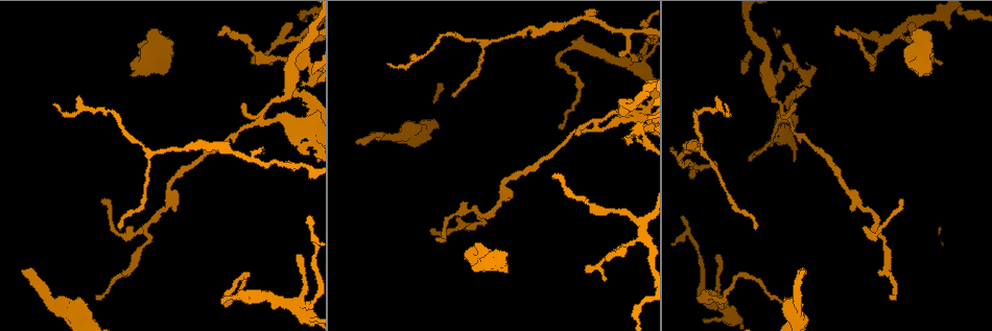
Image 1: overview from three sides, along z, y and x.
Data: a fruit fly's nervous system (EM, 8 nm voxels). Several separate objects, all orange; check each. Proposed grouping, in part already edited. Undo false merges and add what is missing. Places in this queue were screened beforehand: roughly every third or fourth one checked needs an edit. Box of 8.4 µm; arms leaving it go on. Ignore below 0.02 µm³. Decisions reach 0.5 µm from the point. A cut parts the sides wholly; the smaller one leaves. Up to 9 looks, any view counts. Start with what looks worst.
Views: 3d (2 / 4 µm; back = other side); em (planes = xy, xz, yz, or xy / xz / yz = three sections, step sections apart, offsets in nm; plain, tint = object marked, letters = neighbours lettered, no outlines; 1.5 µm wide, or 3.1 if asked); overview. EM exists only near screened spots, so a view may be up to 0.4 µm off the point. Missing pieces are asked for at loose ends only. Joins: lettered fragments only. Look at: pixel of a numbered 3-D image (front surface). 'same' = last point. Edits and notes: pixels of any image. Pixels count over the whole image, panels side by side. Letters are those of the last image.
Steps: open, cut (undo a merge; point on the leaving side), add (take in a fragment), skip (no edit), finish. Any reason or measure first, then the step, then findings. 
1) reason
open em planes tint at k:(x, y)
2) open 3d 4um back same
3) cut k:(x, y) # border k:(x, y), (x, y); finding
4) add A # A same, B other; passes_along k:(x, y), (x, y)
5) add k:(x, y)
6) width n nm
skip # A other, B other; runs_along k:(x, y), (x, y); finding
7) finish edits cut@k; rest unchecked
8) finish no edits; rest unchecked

free end
open 3d 2um at 1:(357, 144)

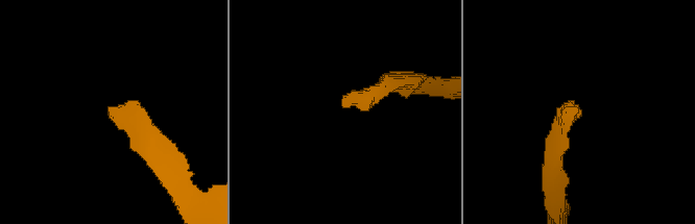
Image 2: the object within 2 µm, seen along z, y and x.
now the EM
open em planes tint at 2:(345, 106)

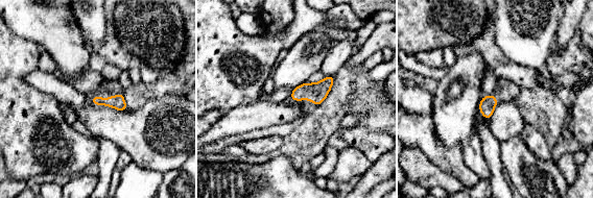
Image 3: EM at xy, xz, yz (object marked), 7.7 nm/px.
see the neighbours
open em planes letters same

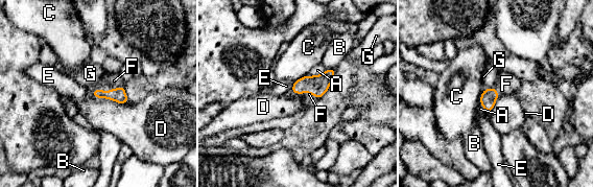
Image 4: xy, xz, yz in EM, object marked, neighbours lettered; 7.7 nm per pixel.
add F # A other, B other, C other, D other, E other, F same, G other; passes_along 4:(119, 95), (107, 92), (114, 80); the neuron continues

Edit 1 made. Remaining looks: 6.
tapers out
open 3d 2um at 1:(621, 53)

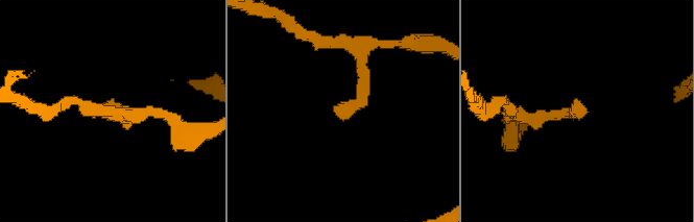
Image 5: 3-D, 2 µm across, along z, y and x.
open em planes letters at 5:(338, 112)

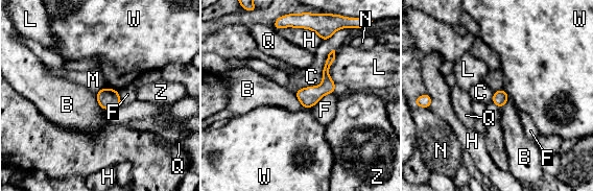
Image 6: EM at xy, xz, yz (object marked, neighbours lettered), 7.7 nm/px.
width 120 nm
skip # B other, C other, F other, H other, L other, M other, N other, Q other, W other, Z other; border 6:(94, 94), (97, 102), (104, 110); none of them fits

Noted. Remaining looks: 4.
free end
open 3d 2um at 1:(434, 229)

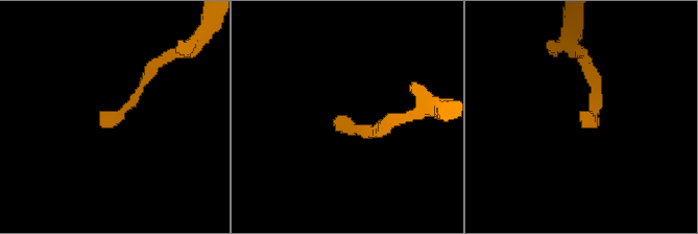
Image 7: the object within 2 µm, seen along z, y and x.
open em planes tint at 7:(582, 126)

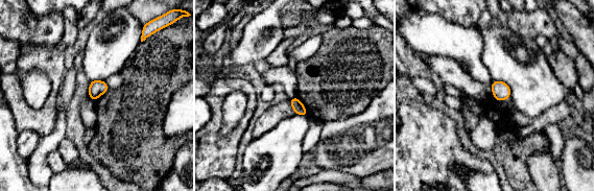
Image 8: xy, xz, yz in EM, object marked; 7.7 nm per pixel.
open em planes letters same

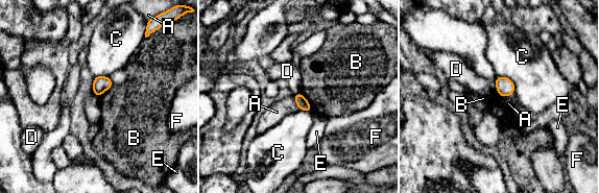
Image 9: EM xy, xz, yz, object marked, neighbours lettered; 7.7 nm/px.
skip # A other, B other, C other, D other, E other, F other; border 9:(292, 96), (301, 110); no lettered fragment goes on from it

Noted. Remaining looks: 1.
finish edits add@4; rest unchecked

